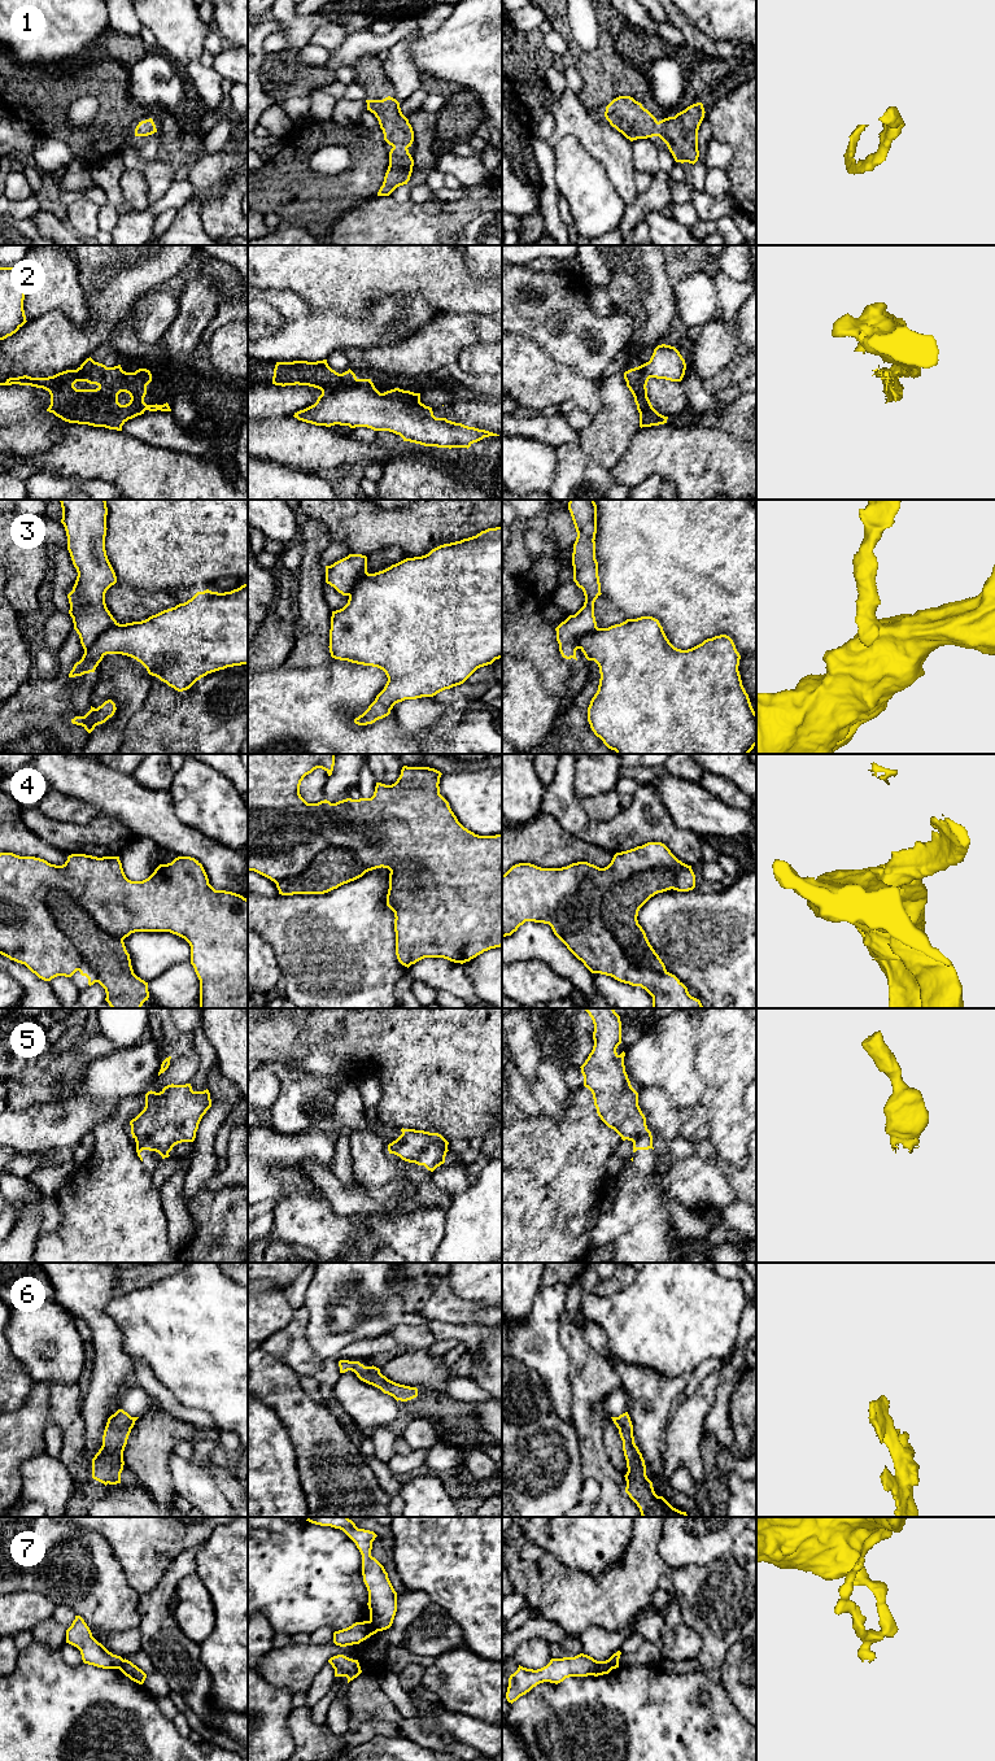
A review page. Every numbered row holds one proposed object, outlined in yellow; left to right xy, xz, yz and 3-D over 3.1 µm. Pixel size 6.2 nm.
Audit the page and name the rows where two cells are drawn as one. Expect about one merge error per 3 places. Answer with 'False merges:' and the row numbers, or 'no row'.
False merges: 2, 3, 4, 7

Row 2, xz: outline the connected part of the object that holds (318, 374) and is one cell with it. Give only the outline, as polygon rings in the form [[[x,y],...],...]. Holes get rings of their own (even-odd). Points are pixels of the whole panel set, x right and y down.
[[[327,359],[317,362],[276,362],[272,384],[282,387],[298,384],[318,388],[322,391],[322,395],[318,397],[317,402],[323,401],[327,395],[336,393],[340,388],[350,389],[355,385],[359,391],[380,398],[409,404],[414,407],[429,407],[420,402],[420,393],[400,388],[380,393],[371,379],[358,379],[350,369],[339,374],[328,366]]]

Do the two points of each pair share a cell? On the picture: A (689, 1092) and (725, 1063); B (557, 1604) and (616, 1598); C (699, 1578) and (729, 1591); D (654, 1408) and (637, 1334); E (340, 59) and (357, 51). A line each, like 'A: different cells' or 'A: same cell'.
A: different cells
B: same cell
C: same cell
D: different cells
E: same cell

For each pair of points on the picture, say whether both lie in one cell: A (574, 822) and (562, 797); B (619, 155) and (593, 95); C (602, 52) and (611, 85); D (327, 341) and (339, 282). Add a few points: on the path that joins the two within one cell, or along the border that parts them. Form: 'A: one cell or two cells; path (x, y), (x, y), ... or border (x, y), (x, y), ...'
A: one cell; path (570, 815), (562, 803)
B: two cells; border (577, 95), (588, 108), (603, 114)
C: one cell; path (603, 60), (603, 73), (606, 77)
D: two cells; border (305, 300), (315, 309), (363, 315)

